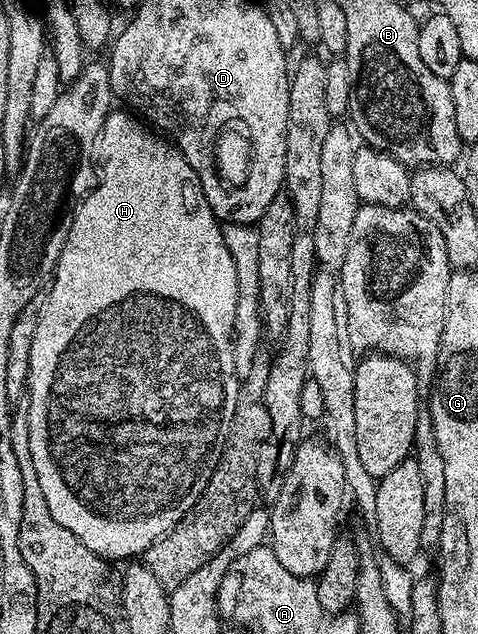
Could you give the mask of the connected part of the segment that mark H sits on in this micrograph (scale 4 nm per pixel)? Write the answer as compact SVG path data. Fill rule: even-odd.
M116 108L106 116L94 154L99 159L98 181L76 207L66 244L58 256L55 275L46 290L44 307L38 316L38 332L34 332L34 344L30 348L26 403L30 420L30 456L34 456L34 472L38 472L38 484L42 487L42 496L46 496L50 516L54 516L62 528L70 528L70 532L98 557L132 560L135 554L136 557L145 554L162 535L182 521L190 508L194 508L222 456L240 387L232 347L238 276L234 276L234 260L230 260L230 248L224 243L222 223L214 216L194 168L186 164L184 155L167 137L138 120L135 113Z

